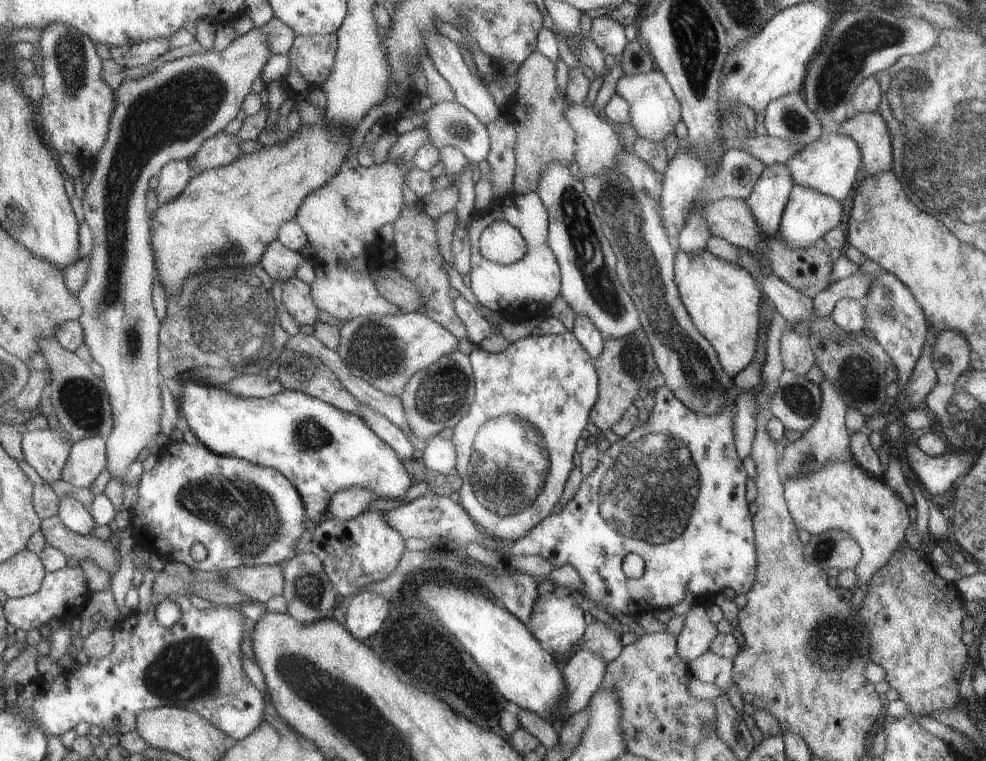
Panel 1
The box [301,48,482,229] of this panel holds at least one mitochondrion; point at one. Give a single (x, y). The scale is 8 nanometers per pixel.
(455, 127)

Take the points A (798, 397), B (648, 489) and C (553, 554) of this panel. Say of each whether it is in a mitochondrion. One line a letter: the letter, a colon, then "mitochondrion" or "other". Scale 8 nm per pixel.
A: mitochondrion
B: mitochondrion
C: other

